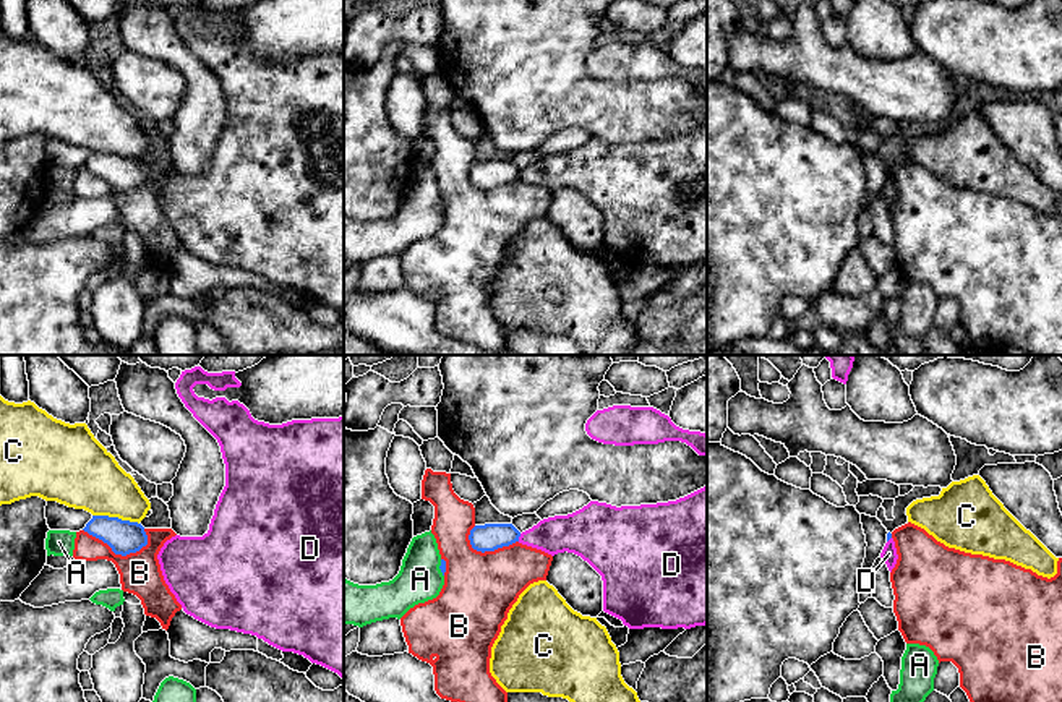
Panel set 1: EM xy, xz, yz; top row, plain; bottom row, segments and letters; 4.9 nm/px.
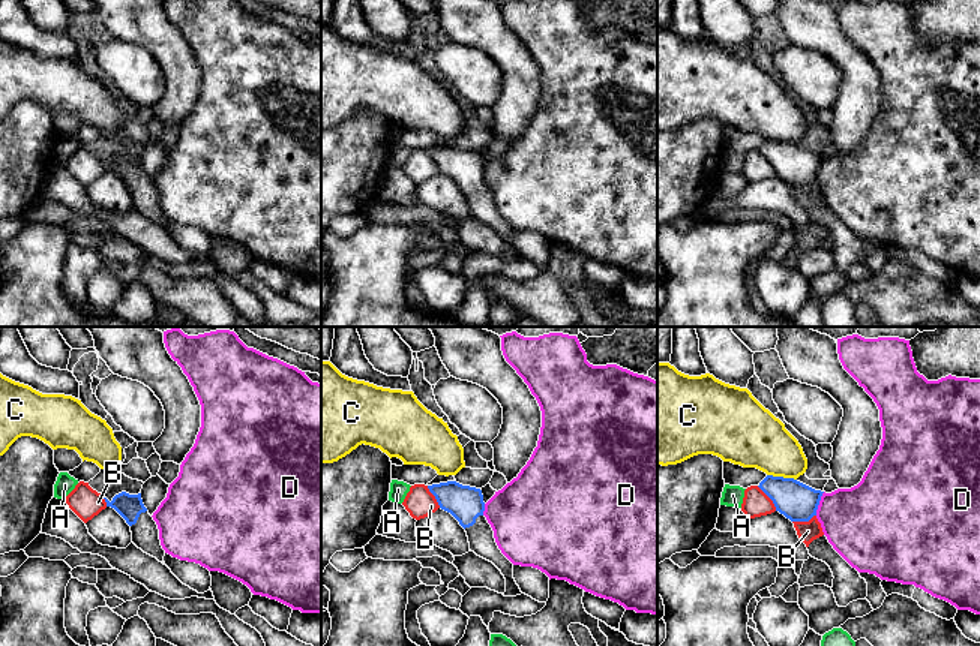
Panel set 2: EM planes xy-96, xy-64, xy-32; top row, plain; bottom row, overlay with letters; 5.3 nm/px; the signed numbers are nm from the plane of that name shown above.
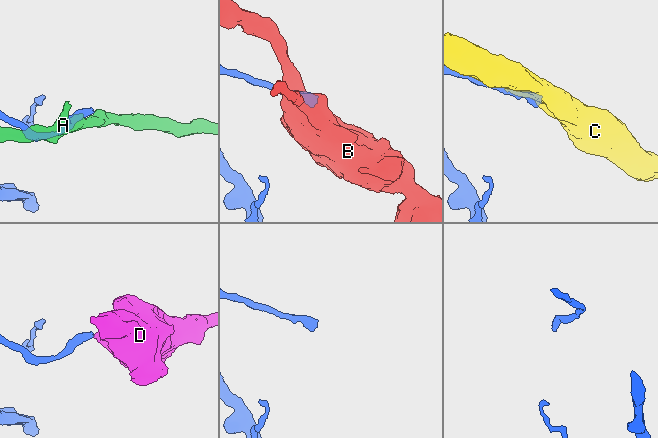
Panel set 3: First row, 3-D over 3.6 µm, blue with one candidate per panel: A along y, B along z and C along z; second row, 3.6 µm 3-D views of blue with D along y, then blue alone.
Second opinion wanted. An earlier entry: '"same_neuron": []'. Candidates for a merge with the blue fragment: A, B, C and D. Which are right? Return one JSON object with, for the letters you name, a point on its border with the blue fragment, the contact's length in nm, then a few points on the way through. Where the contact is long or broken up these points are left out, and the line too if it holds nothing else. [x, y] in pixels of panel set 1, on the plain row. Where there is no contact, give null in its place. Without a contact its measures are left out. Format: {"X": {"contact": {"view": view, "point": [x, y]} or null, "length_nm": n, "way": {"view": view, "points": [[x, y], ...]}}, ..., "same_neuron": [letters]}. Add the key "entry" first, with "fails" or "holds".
{"entry": "holds", "same_neuron": []}

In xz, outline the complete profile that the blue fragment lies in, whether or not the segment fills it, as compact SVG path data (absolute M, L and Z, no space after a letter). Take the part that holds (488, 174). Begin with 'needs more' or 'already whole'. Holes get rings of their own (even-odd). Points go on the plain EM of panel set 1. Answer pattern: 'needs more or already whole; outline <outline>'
already whole; outline M485 161L470 167L469 177L477 188L495 188L519 178L520 169L512 161Z

